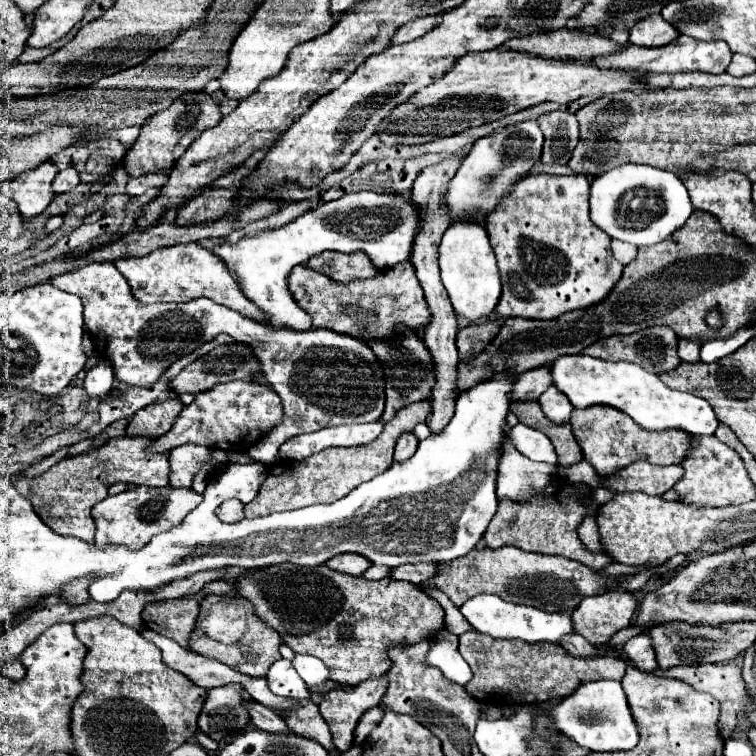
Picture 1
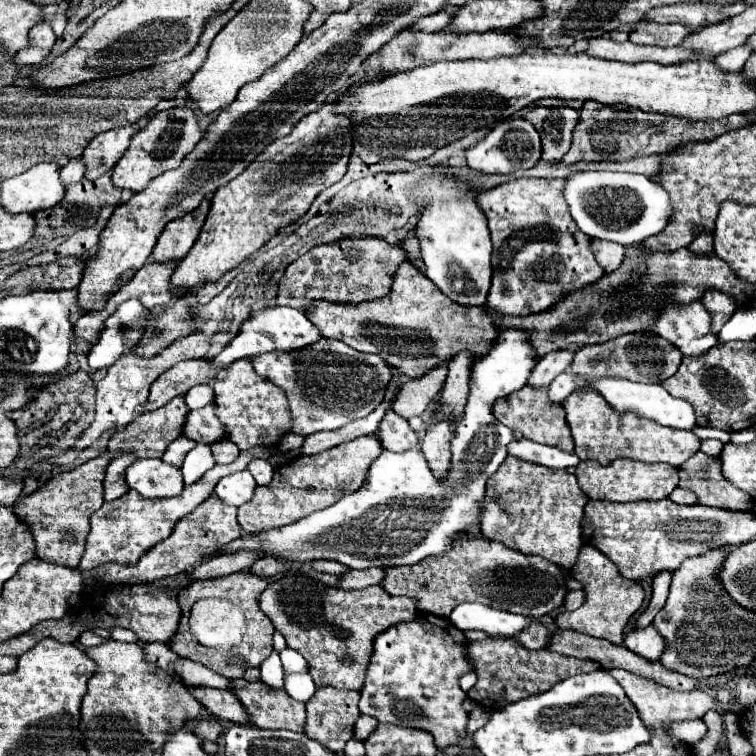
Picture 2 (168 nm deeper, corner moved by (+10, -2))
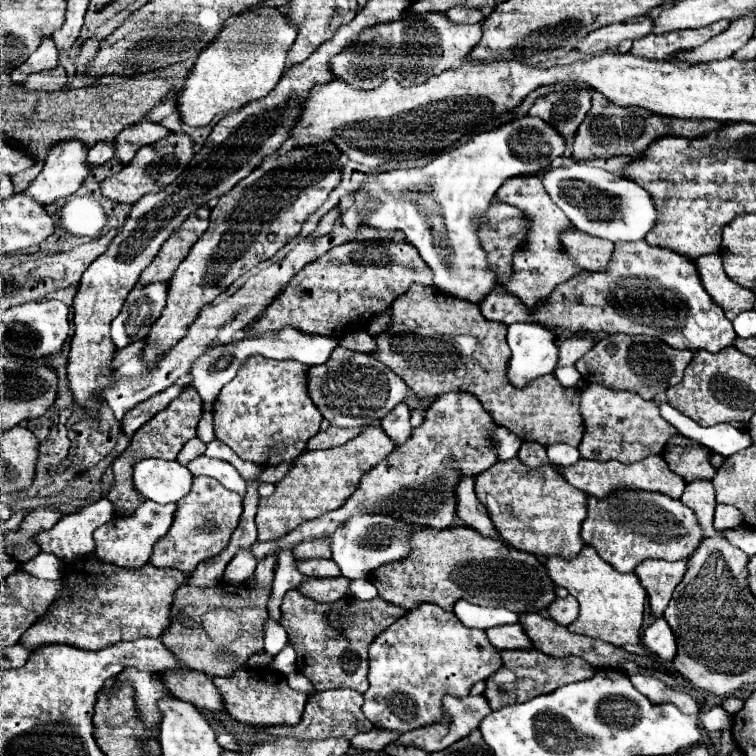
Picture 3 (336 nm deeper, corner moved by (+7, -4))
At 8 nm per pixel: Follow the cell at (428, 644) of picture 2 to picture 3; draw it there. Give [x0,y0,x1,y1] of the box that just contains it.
[362,604,502,732]

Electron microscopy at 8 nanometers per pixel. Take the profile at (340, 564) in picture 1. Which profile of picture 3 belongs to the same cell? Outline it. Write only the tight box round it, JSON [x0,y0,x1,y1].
[296,560,342,578]

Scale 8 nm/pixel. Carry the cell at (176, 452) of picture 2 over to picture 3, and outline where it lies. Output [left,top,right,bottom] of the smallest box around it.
[176,438,206,466]

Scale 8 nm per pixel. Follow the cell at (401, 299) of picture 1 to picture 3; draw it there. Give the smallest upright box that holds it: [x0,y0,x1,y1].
[370,284,584,446]

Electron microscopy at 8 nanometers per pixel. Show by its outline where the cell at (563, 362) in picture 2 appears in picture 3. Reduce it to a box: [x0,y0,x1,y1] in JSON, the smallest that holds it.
[556,332,594,368]

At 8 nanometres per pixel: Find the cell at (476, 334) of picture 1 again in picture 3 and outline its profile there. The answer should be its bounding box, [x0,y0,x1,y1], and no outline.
[250,392,496,560]

